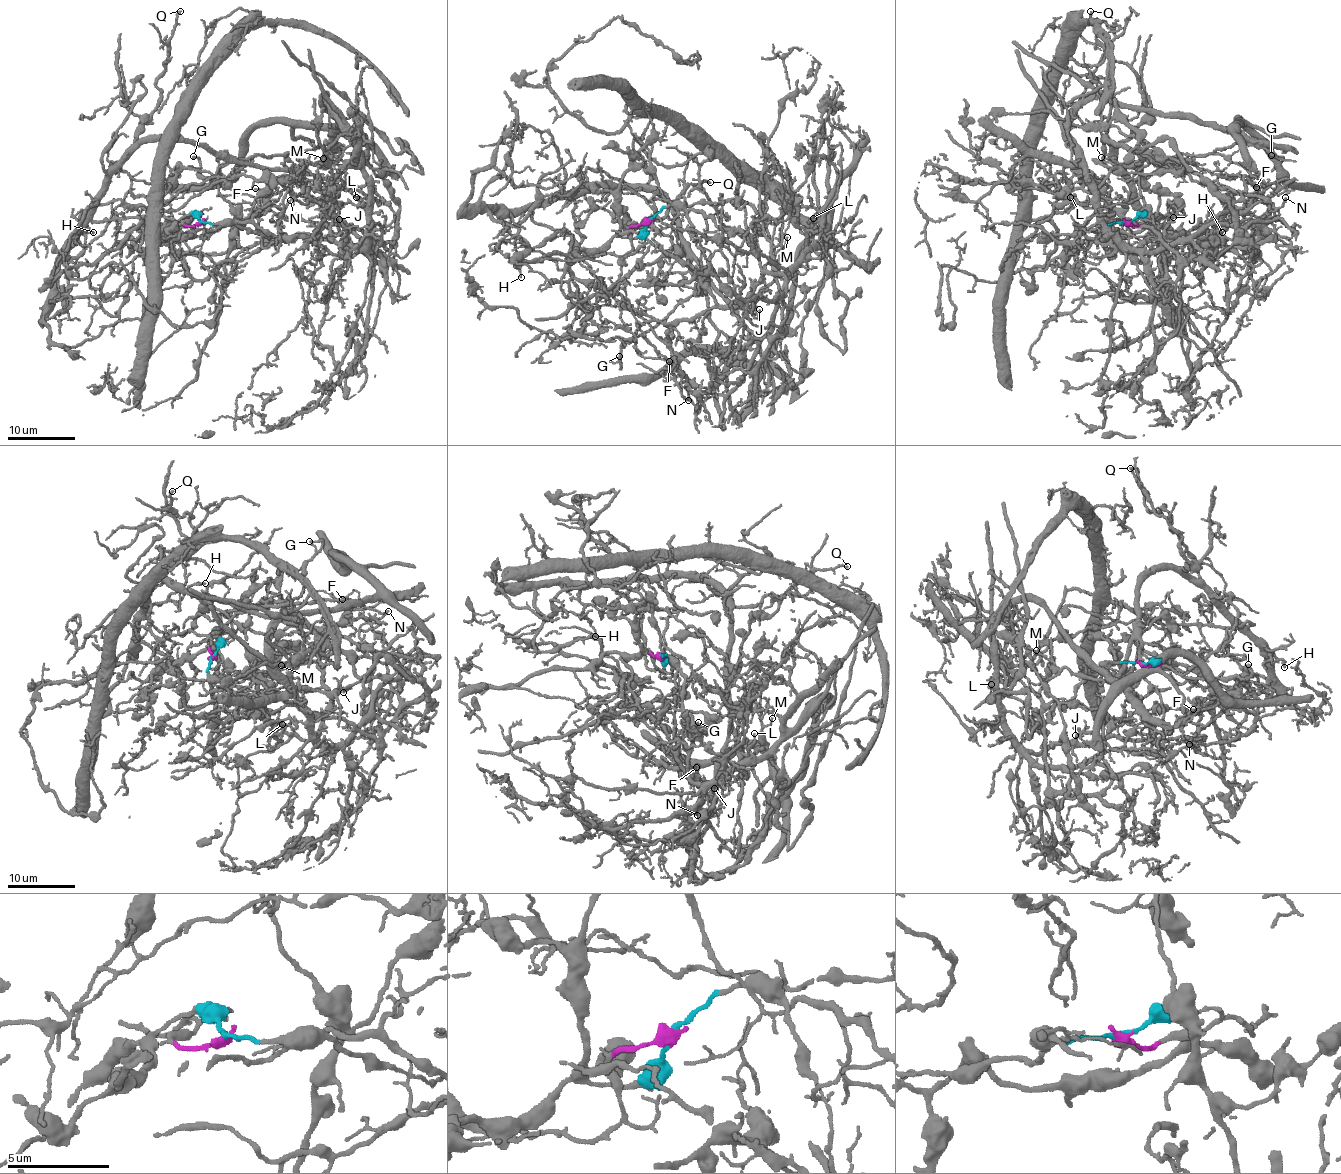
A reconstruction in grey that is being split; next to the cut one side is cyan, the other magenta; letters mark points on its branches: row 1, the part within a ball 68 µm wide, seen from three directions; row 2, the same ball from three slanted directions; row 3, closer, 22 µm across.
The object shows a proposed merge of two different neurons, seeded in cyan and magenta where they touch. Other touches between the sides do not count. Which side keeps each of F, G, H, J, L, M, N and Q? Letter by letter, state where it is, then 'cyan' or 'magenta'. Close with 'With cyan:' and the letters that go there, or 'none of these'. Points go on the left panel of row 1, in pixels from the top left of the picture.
F: place (255, 188); cyan
G: place (193, 156); magenta
H: place (93, 232); magenta
J: place (339, 219); cyan
L: place (356, 197); cyan
M: place (323, 158); magenta
N: place (290, 200); cyan
Q: place (180, 11); magenta
With cyan: F, J, L, N

